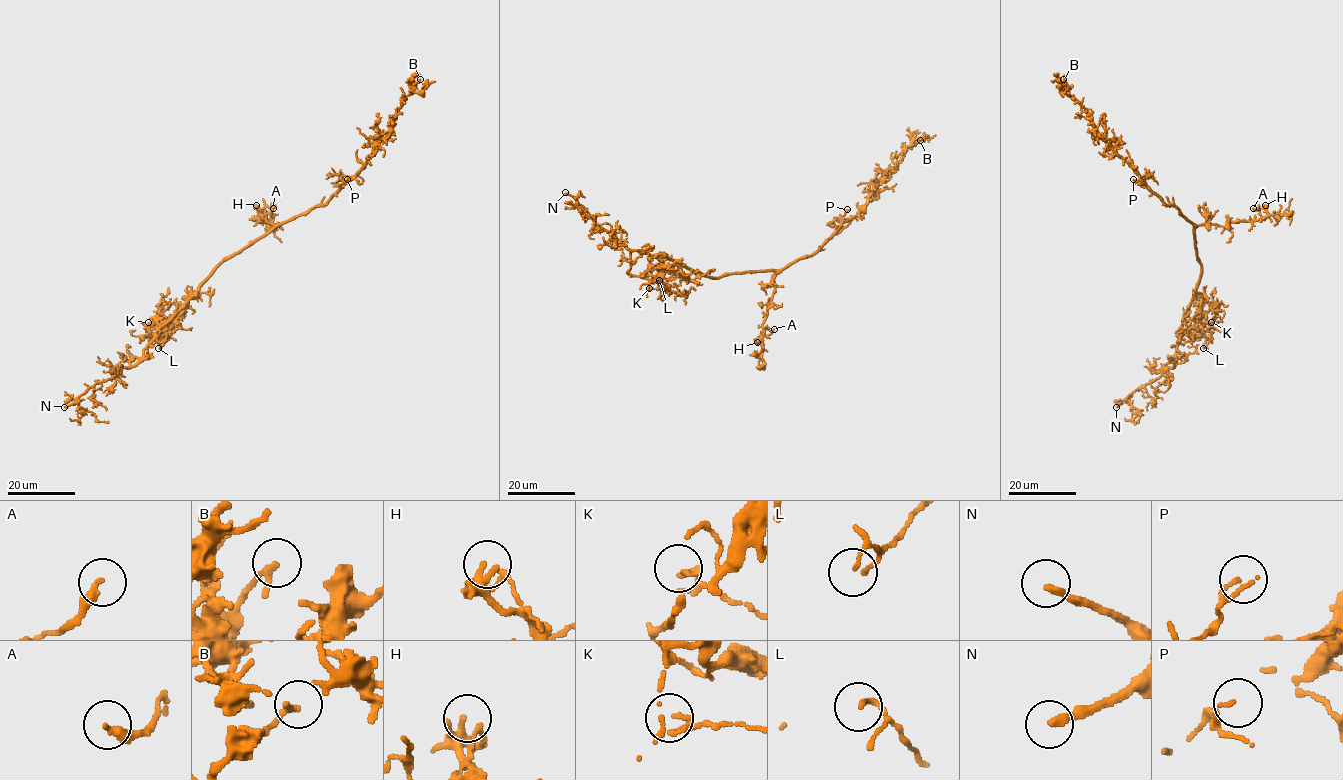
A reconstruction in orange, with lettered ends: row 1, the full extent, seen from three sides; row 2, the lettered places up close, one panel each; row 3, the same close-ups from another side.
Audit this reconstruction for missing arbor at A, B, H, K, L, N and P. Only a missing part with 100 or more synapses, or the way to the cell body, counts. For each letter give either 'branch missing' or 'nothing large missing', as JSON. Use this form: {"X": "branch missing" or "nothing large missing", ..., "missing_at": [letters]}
{"A": "nothing large missing", "B": "nothing large missing", "H": "nothing large missing", "K": "nothing large missing", "L": "nothing large missing", "N": "branch missing", "P": "nothing large missing", "missing_at": ["N"]}

